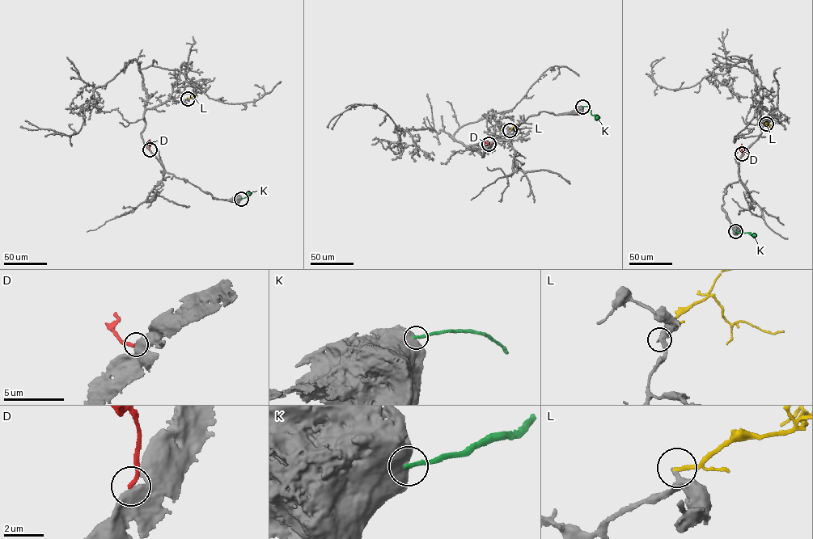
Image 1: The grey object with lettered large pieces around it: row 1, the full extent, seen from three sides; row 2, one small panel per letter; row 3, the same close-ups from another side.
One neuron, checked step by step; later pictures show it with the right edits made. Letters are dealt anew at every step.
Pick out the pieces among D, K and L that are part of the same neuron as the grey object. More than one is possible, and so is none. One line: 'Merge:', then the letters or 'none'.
Merge: none

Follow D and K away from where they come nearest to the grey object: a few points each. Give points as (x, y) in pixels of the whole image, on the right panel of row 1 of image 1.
D: (742, 153), (741, 144)
K: (735, 231), (755, 235)

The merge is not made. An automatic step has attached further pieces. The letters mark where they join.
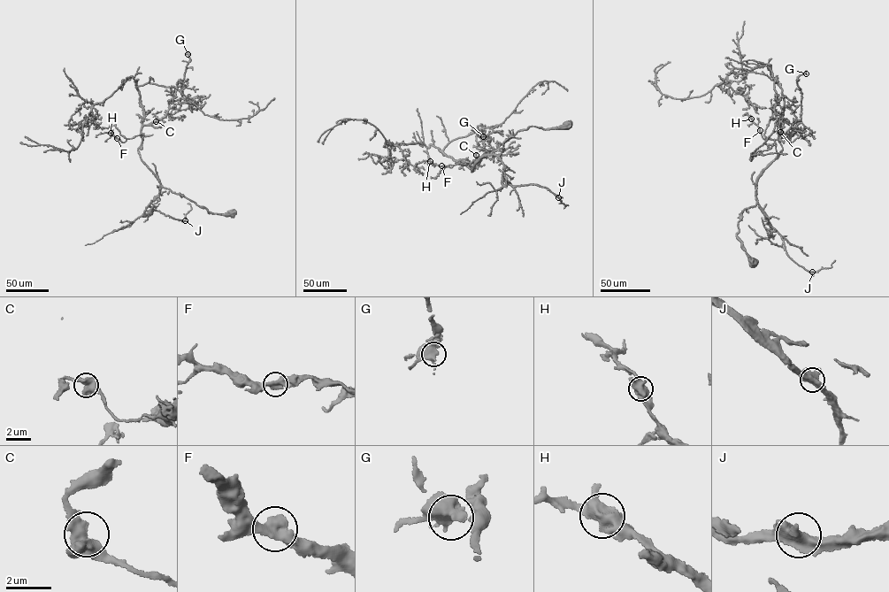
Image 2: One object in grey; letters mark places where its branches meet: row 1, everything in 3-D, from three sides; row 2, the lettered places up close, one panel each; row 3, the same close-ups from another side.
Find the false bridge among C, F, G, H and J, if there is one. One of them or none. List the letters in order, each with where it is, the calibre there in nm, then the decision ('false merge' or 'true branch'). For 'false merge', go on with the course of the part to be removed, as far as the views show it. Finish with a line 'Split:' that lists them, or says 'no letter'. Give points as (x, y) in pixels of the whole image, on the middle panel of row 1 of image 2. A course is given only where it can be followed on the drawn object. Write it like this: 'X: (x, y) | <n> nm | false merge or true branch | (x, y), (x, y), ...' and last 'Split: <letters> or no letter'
C: (476, 155) | 500 nm | true branch
F: (441, 165) | 550 nm | true branch
G: (483, 136) | 460 nm | true branch
H: (430, 161) | 600 nm | true branch
J: (558, 197) | 500 nm | true branch
Split: no letter

